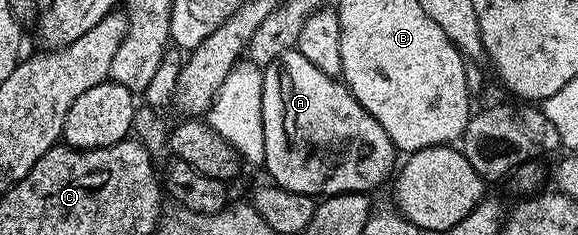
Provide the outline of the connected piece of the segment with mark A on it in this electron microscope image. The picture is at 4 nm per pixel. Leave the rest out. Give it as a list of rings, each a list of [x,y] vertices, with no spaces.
[[[295,51],[283,53],[264,69],[262,131],[266,139],[262,165],[272,176],[271,184],[317,199],[339,193],[367,194],[372,191],[368,189],[378,188],[388,176],[389,180],[398,165],[398,150],[382,123],[366,112],[343,80],[318,71],[306,55]]]

